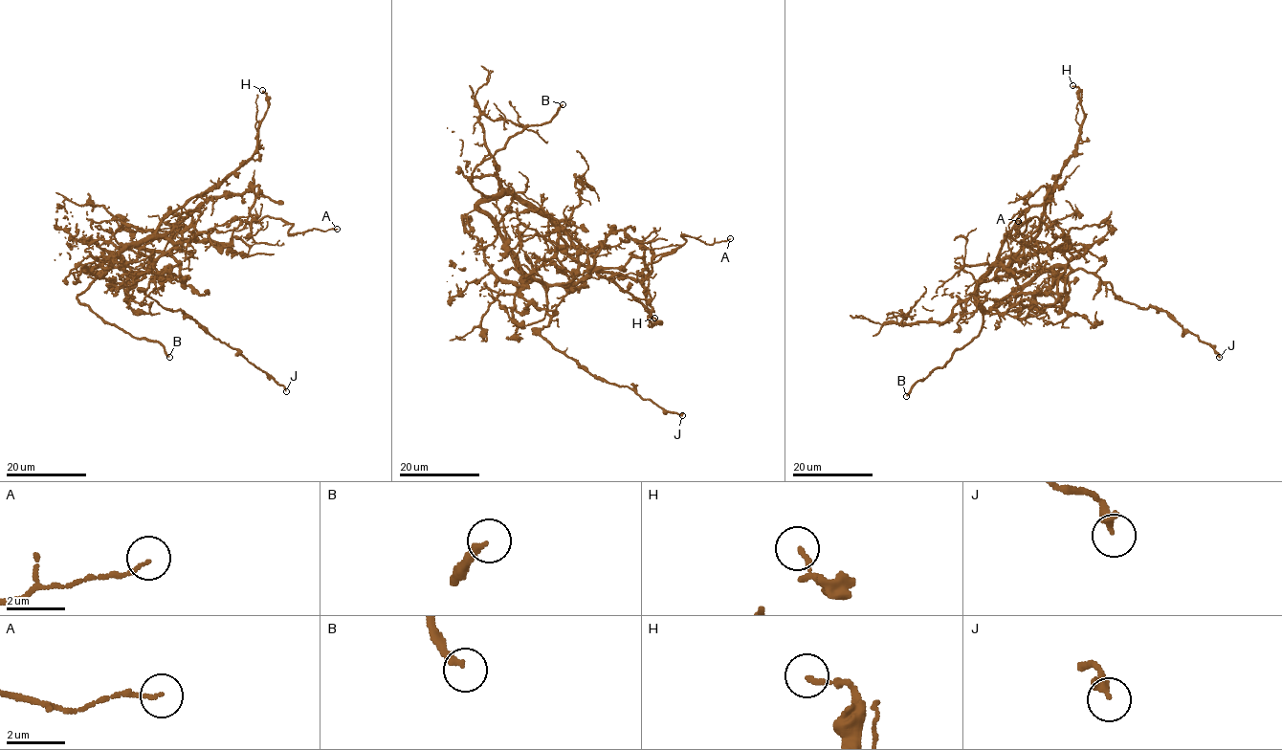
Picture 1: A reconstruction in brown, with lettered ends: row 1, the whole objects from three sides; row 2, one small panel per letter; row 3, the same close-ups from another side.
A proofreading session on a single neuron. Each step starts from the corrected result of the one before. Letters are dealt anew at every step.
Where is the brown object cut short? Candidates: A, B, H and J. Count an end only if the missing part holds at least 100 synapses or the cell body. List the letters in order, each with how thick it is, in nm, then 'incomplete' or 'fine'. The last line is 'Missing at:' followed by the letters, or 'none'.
A: calibre 110 nm; fine
B: calibre 240 nm; incomplete
H: calibre 180 nm; fine
J: calibre 320 nm; fine
Missing at: B

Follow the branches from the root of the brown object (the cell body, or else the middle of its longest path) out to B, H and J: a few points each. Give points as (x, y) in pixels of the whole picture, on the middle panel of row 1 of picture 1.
B: (574, 283), (549, 218), (514, 195), (480, 194), (471, 182), (511, 137), (547, 122), (563, 104)
H: (574, 283), (557, 257), (557, 229), (549, 220), (659, 324), (654, 318)
J: (574, 283), (574, 289), (568, 284), (548, 287), (550, 323), (541, 335), (592, 375), (682, 415)

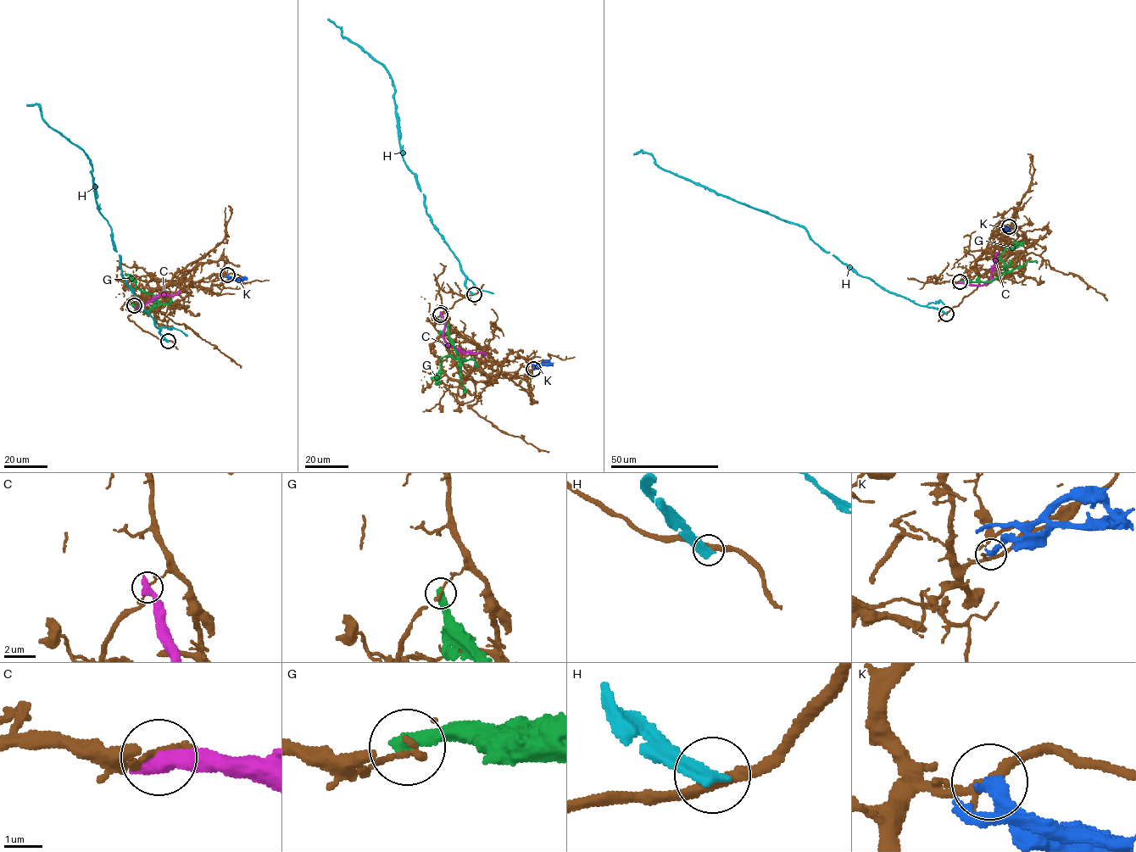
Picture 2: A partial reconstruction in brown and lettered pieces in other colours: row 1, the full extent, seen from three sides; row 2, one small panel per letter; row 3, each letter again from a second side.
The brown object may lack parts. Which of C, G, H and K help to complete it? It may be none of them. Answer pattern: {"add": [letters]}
{"add": []}

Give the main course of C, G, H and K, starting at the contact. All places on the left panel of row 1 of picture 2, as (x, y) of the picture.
C: (135, 306), (137, 314), (159, 296), (175, 295), (179, 290)
G: (134, 305), (147, 313), (158, 303), (158, 299), (136, 287), (134, 279), (130, 276)
H: (167, 341), (122, 276), (110, 226), (96, 202), (91, 162), (79, 147), (52, 129), (37, 104), (26, 105)
K: (227, 275), (236, 281), (247, 279)

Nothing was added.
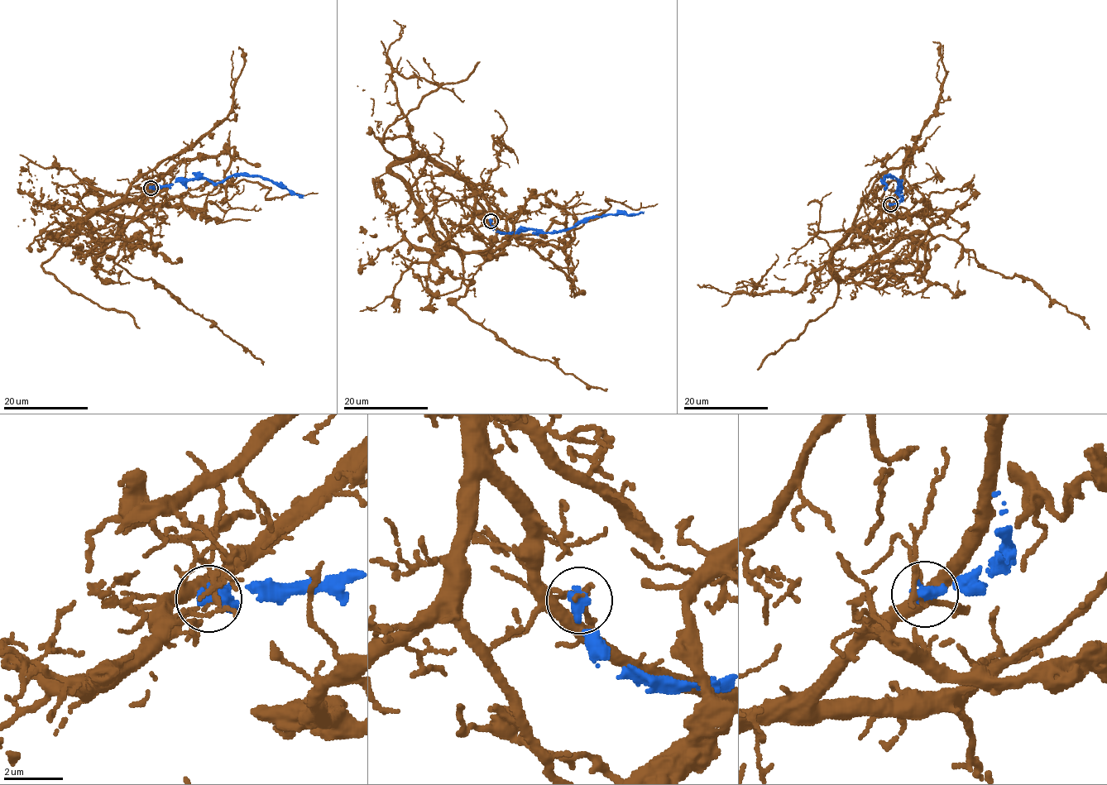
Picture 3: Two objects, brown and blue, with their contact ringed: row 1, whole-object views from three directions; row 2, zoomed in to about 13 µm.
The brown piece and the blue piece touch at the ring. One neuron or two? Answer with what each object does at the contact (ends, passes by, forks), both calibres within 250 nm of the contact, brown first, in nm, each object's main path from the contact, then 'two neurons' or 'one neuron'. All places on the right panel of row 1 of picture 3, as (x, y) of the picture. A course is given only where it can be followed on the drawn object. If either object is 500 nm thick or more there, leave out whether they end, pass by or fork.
brown ends there; blue ends there; 190 nm thick on the brown side, 420 nm on the other; brown runs (889, 205), (875, 220), (924, 202), (927, 232), (955, 239), (1005, 277), (1027, 276), (1089, 329); blue runs (891, 204), (898, 203), (903, 198), (898, 189), (901, 184), (901, 187), (890, 174), (884, 176), (884, 190); two neurons

